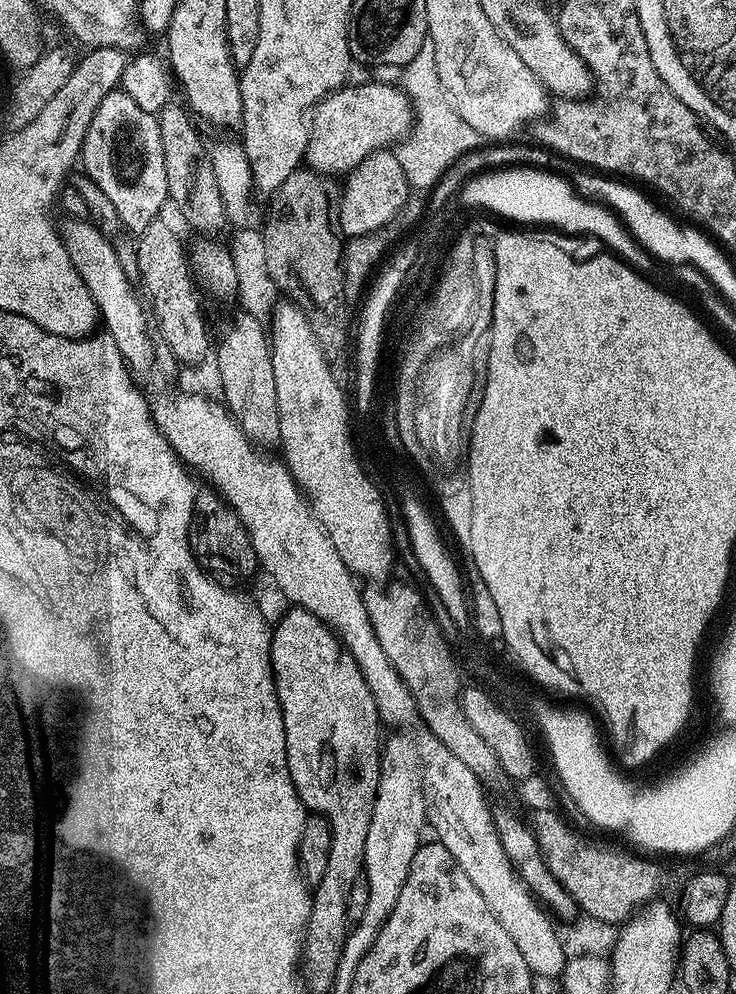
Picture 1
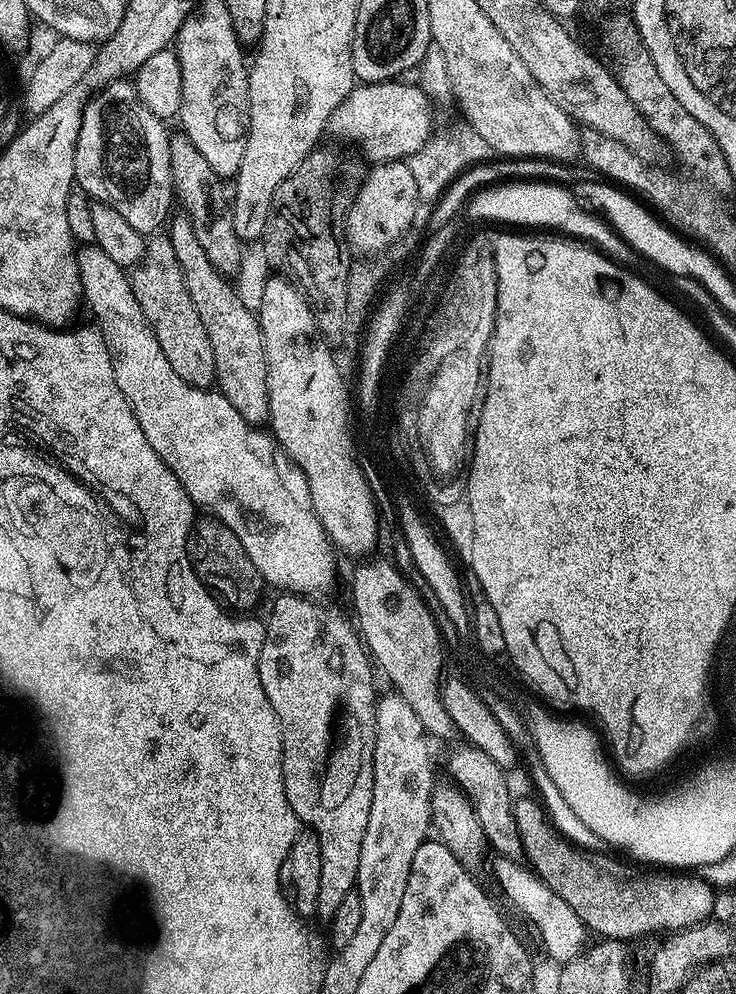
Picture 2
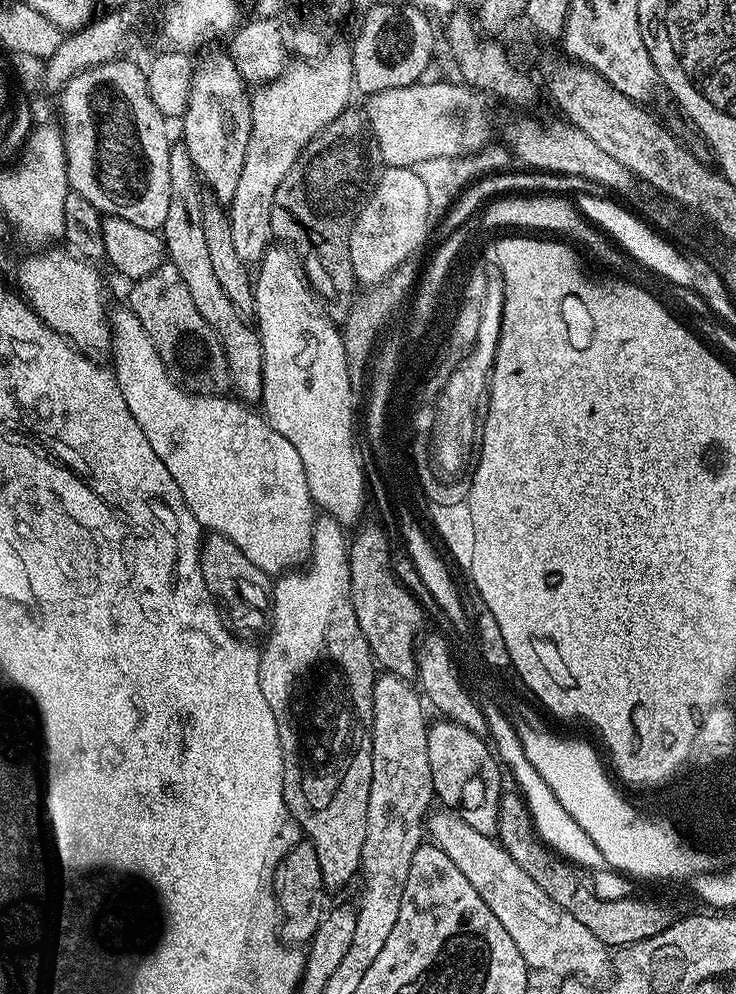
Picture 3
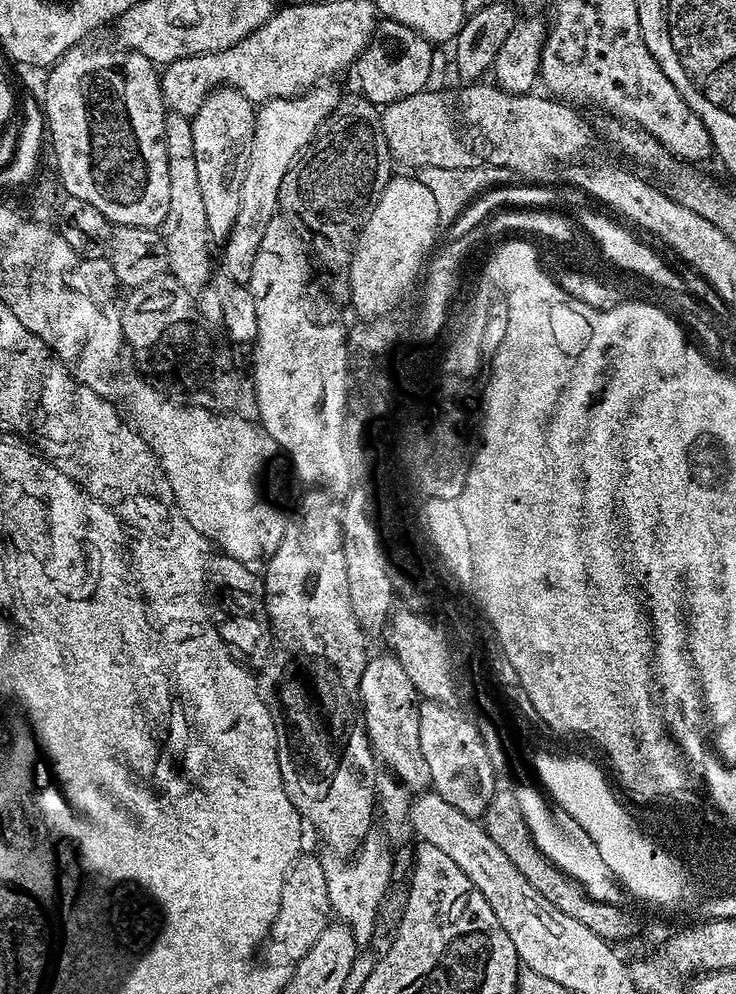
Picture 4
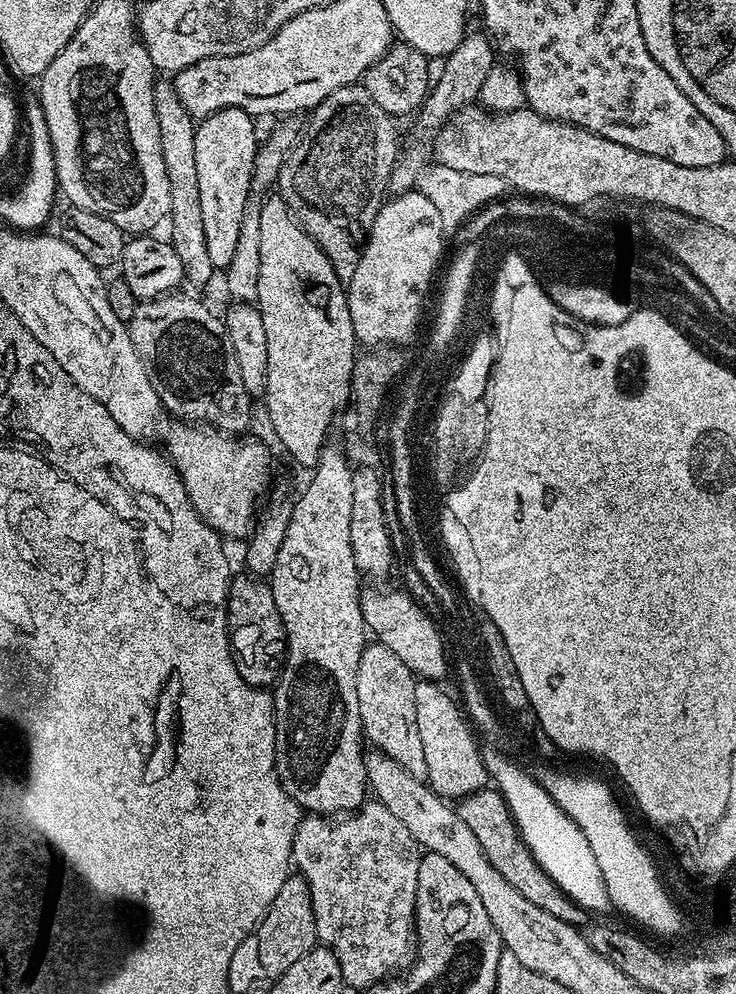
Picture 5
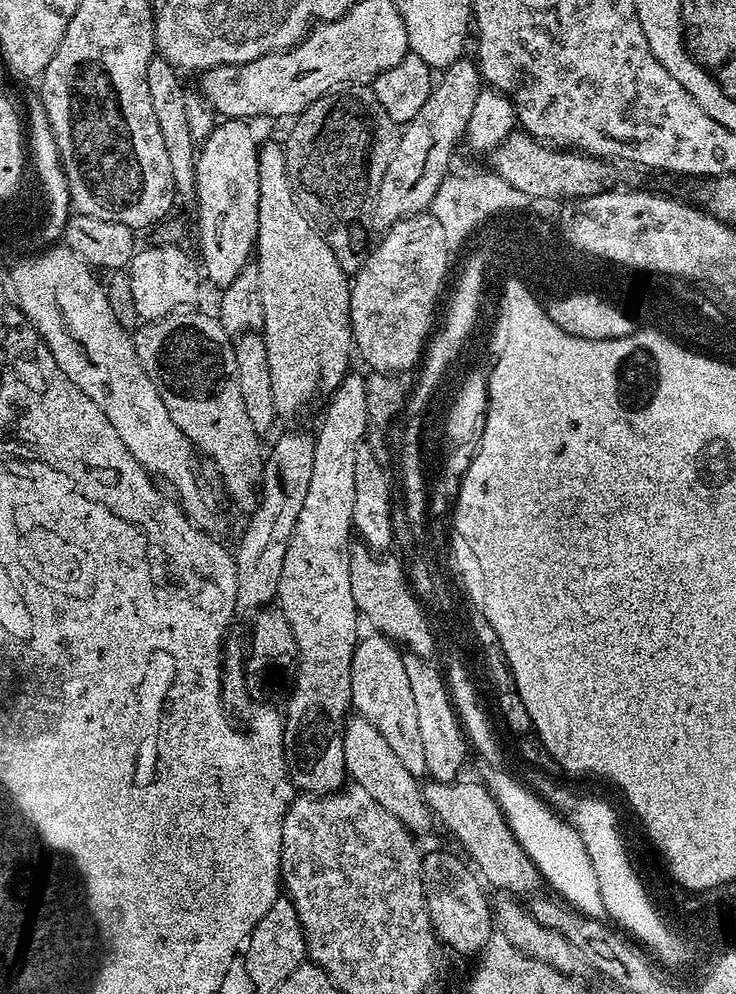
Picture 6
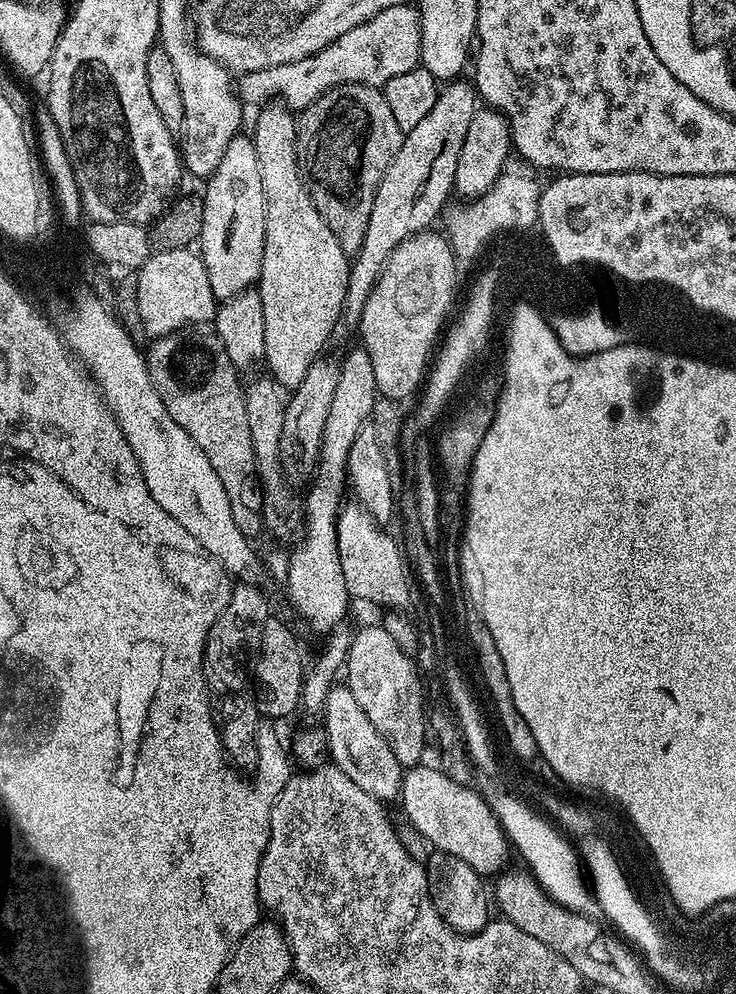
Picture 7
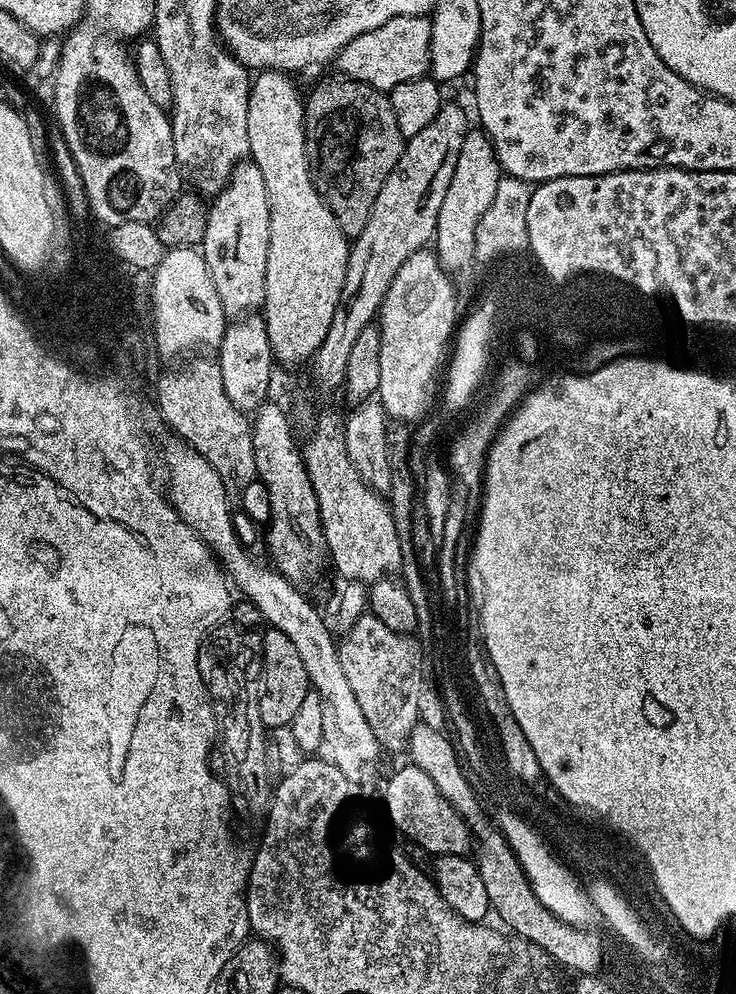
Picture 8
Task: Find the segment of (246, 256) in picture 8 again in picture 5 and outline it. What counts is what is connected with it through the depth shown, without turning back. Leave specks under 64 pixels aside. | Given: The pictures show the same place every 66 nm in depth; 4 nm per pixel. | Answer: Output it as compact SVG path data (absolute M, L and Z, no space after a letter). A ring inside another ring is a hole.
M223 108L204 117L196 125L194 134L194 162L198 169L198 199L202 201L202 226L206 230L206 251L210 253L213 269L227 270L238 246L238 233L242 231L242 218L253 195L252 175L258 147L257 121L241 108Z

